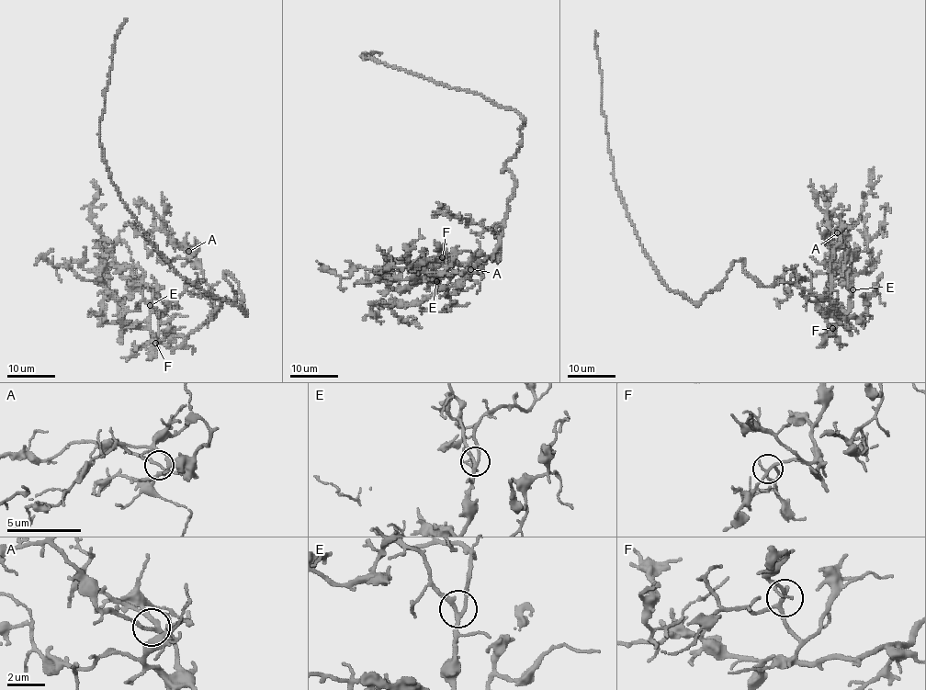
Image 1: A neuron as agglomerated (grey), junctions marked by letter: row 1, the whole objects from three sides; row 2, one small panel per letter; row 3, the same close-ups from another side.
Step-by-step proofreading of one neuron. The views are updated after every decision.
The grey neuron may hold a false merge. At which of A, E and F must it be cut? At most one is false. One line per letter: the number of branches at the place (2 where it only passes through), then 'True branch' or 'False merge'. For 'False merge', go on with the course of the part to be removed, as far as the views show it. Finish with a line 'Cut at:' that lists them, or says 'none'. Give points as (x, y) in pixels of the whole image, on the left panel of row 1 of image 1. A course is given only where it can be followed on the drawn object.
A: Branches: 3. True branch
E: Branches: 3. True branch
F: Branches: 3. True branch
Cut at: none

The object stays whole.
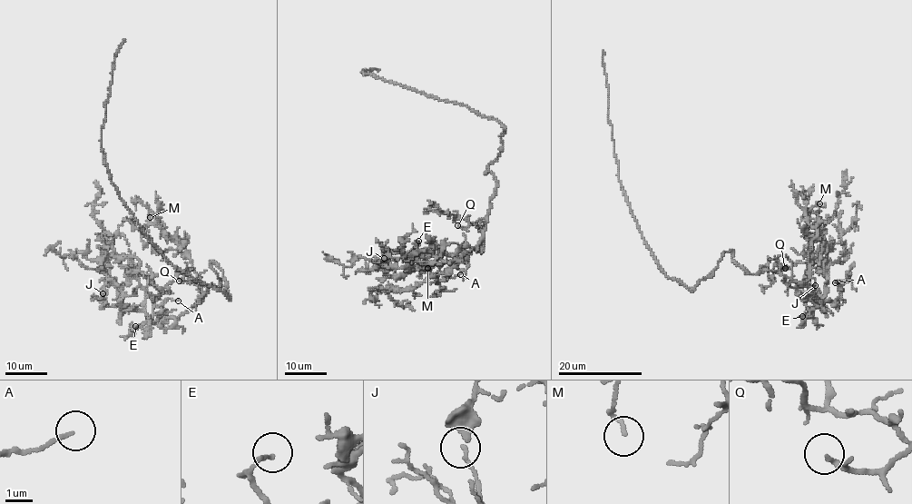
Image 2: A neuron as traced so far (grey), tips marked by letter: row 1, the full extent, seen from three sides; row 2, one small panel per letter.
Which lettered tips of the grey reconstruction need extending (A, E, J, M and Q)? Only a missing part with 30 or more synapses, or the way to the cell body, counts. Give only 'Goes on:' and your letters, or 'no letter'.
Goes on: E, Q

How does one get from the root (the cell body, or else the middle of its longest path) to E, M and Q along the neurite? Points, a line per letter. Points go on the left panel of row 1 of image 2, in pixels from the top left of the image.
E: (223, 275), (212, 261), (218, 287), (210, 286), (171, 326), (149, 321), (135, 326)
M: (223, 275), (212, 261), (220, 284), (210, 286), (202, 300), (185, 248), (168, 240), (150, 222), (150, 217)
Q: (223, 275), (223, 271), (212, 261), (210, 266), (220, 281), (218, 287), (207, 286), (199, 280), (179, 281)

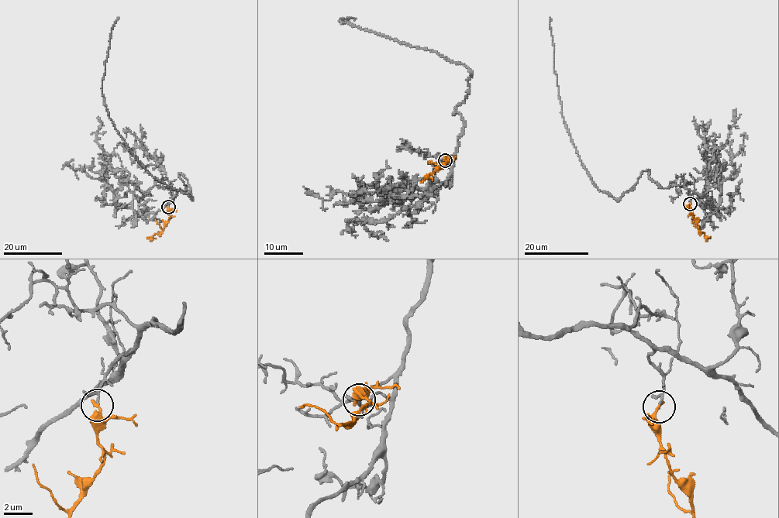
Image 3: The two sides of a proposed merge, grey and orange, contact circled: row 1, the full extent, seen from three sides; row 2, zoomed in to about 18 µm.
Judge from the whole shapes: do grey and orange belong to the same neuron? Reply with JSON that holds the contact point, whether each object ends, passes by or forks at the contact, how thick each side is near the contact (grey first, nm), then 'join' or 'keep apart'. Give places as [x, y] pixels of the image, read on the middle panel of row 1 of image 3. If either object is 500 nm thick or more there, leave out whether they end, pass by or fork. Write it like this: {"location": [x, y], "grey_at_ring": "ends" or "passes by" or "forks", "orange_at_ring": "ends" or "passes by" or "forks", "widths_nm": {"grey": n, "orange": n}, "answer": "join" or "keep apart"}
{"location": [445, 160], "grey_at_ring": "passes by", "orange_at_ring": "ends", "widths_nm": {"grey": 100, "orange": 280}, "answer": "join"}

